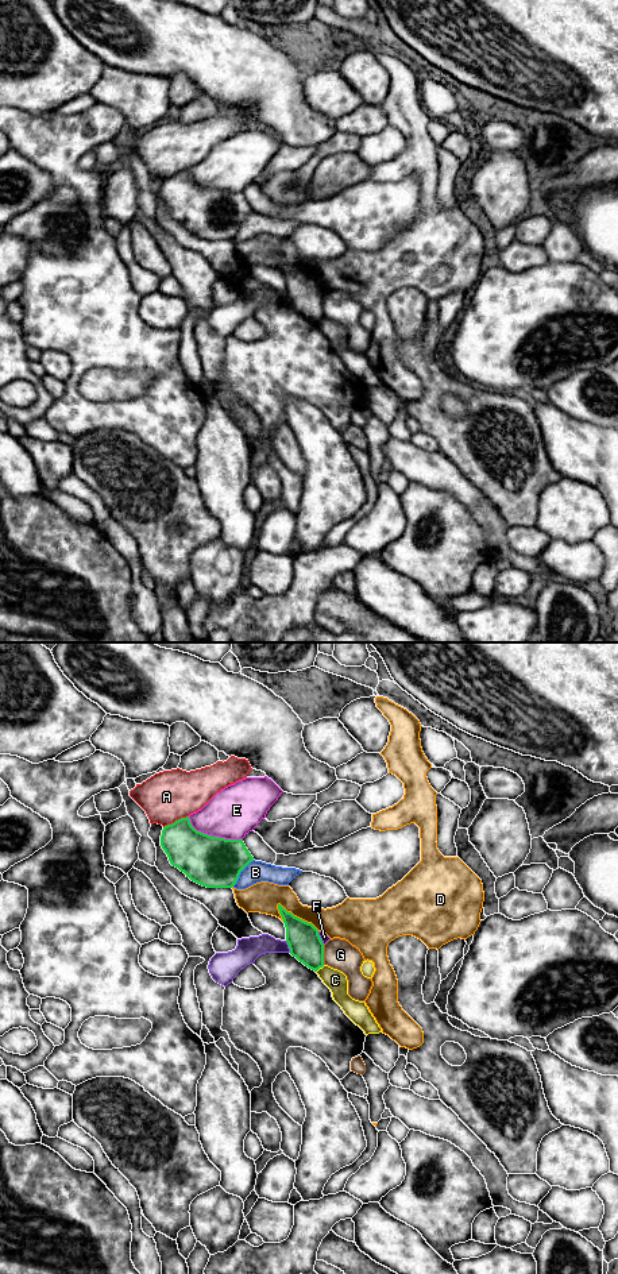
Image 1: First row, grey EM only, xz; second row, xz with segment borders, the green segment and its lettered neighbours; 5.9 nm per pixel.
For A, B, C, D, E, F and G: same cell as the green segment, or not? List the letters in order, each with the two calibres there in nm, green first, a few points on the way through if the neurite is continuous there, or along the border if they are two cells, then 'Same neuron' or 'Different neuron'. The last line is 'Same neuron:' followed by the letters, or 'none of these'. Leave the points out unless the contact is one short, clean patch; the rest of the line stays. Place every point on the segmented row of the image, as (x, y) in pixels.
A: Thickness 280 nm (green) against 300 nm. Different neuron
B: Thickness 300 nm (green) against 130 nm. Different neuron
C: Thickness 190 nm (green) against 120 nm. Different neuron
D: Thickness 190 nm (green) against 190 nm. Different neuron
E: Thickness 300 nm (green) against 300 nm. Different neuron
F: Thickness 190 nm (green) against 140 nm. Boundary: xz (285, 941), (290, 952). Different neuron
G: Thickness 190 nm (green) against 180 nm. Different neuron
Same neuron: none of these

